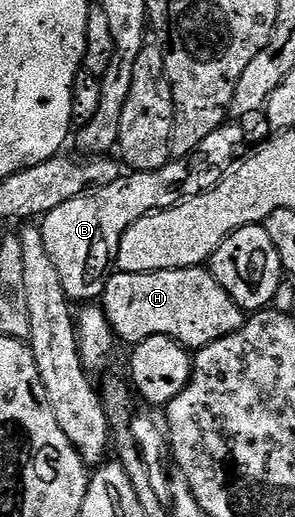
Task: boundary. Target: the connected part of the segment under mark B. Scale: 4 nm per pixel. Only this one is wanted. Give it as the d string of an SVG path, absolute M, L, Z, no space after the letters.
M231 126L219 128L214 130L214 134L209 134L206 142L202 142L202 146L195 152L173 159L162 166L162 170L129 171L121 175L118 182L110 182L110 186L70 198L70 202L62 202L58 210L46 213L39 230L46 242L46 251L58 266L62 290L68 295L69 301L99 301L103 297L106 282L114 271L122 234L126 234L126 230L134 226L138 218L161 209L173 208L215 187L237 163L236 147L239 144L238 129Z

